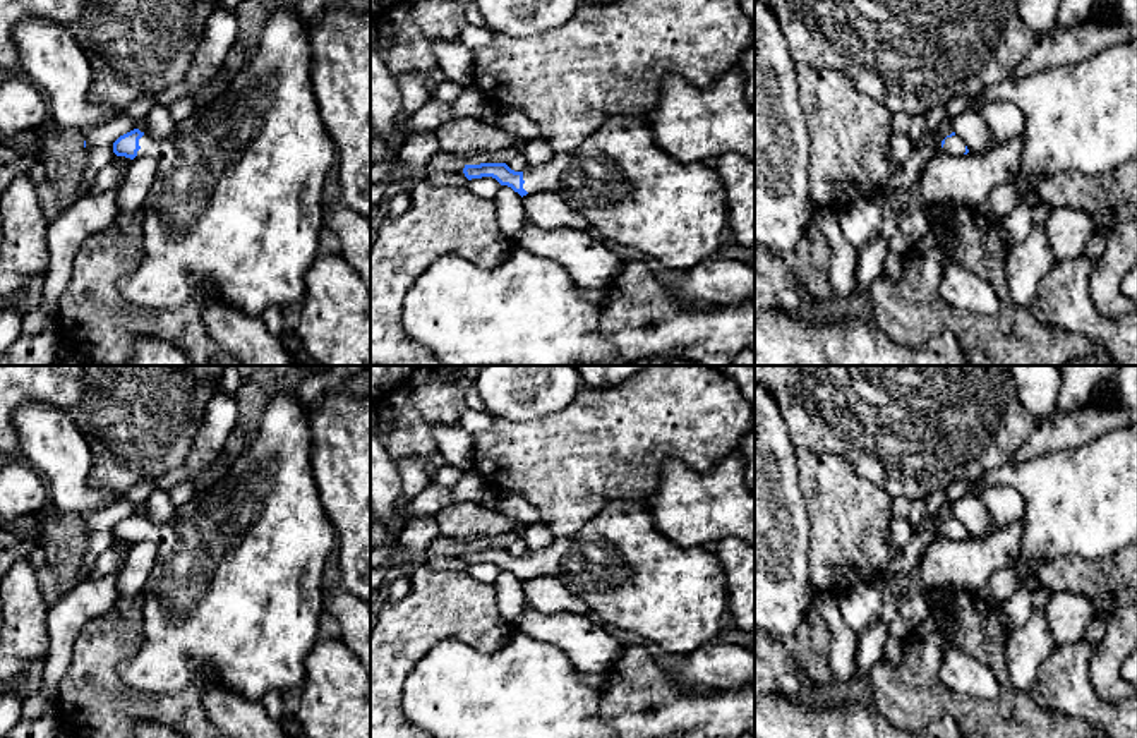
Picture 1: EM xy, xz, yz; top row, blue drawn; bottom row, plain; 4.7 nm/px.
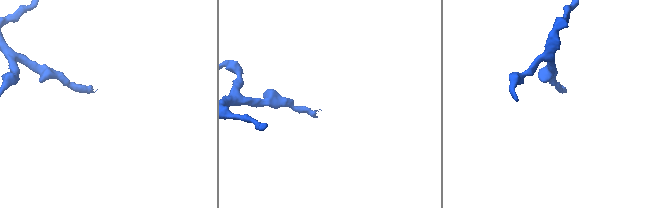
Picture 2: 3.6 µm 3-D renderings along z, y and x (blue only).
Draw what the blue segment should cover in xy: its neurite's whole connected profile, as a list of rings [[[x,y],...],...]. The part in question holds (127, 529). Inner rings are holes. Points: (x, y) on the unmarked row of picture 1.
[[[295,391],[290,393],[276,393],[261,420],[257,433],[249,445],[249,448],[240,453],[230,465],[228,472],[214,481],[206,491],[196,493],[196,496],[177,508],[175,517],[166,523],[153,523],[134,513],[123,520],[120,520],[113,527],[113,537],[117,541],[125,542],[141,542],[149,541],[158,546],[158,554],[147,584],[142,590],[146,606],[144,606],[144,644],[141,650],[120,662],[120,678],[129,687],[137,692],[170,697],[178,692],[185,692],[187,688],[196,688],[199,695],[206,688],[208,681],[214,681],[220,688],[233,690],[235,693],[245,697],[249,702],[259,702],[268,692],[278,690],[292,699],[292,695],[302,687],[305,676],[305,659],[317,642],[319,637],[319,620],[322,611],[326,609],[324,599],[324,575],[329,556],[336,547],[336,532],[334,527],[322,506],[319,487],[314,479],[310,451],[312,451],[312,429],[310,429],[310,410],[305,410],[297,398]]]

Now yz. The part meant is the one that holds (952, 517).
[[[952,517],[941,525],[941,534],[943,537],[955,542],[969,537],[966,527],[955,517]]]

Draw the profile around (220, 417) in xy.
[[[214,391],[204,412],[204,422],[199,427],[197,438],[192,443],[192,450],[185,457],[183,465],[158,477],[156,489],[170,491],[173,486],[190,482],[202,470],[213,467],[228,441],[237,419],[238,410],[235,395]]]

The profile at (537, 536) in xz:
[[[542,520],[523,525],[521,537],[526,542],[528,553],[540,553],[549,547],[556,539],[556,535]]]

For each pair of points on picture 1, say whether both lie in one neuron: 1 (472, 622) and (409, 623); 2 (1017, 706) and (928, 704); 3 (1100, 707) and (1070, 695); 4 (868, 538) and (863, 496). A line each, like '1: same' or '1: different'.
1: same
2: same
3: same
4: same

